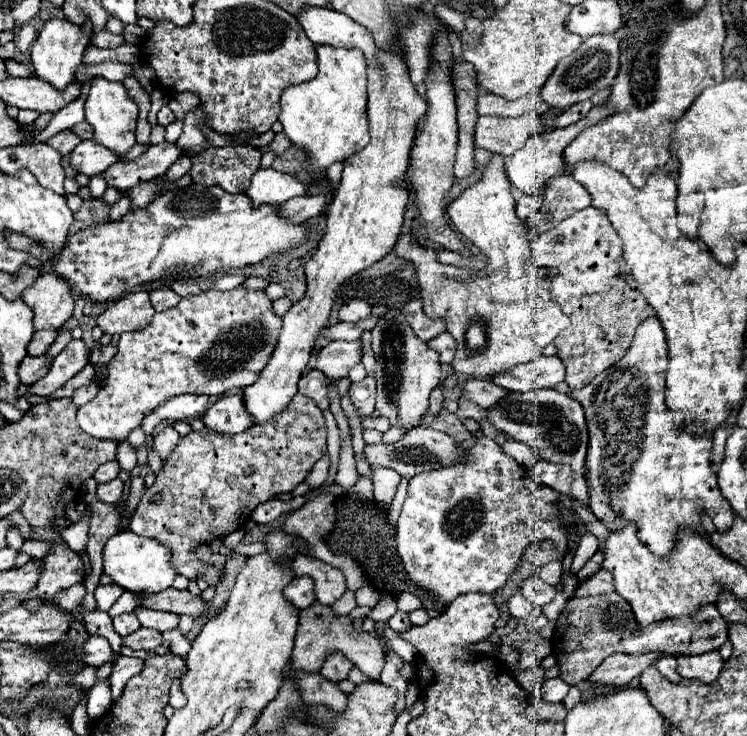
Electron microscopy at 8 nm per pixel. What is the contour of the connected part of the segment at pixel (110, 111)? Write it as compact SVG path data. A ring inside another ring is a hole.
M94 78L92 88L86 100L86 122L94 128L94 142L116 152L118 158L124 158L128 150L136 144L136 120L138 106L128 98L122 82L110 82L106 78Z

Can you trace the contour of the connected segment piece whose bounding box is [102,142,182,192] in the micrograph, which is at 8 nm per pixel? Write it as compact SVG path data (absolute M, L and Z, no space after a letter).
M162 142L158 146L150 146L136 160L130 160L130 162L118 160L110 168L106 168L106 172L102 172L102 176L110 188L116 188L120 192L130 190L144 180L162 176L168 170L168 166L172 166L176 162L176 158L180 154L182 152L178 150L176 144Z

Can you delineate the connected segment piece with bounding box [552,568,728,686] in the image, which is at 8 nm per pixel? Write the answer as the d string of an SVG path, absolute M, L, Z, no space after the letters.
M600 568L596 574L578 582L574 596L568 600L566 608L556 620L556 630L552 636L552 654L556 656L560 678L574 686L580 680L588 680L590 674L600 666L600 662L614 654L646 654L646 652L666 652L666 654L706 654L718 650L728 640L728 624L720 616L714 604L704 604L688 618L666 618L662 622L652 622L642 628L630 604L620 598L612 584L612 574Z

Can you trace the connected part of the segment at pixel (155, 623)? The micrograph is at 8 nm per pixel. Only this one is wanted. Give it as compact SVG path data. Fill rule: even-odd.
M138 608L136 616L144 628L154 628L158 632L174 630L178 626L180 616L172 612L162 612L162 610L150 610L150 608Z

